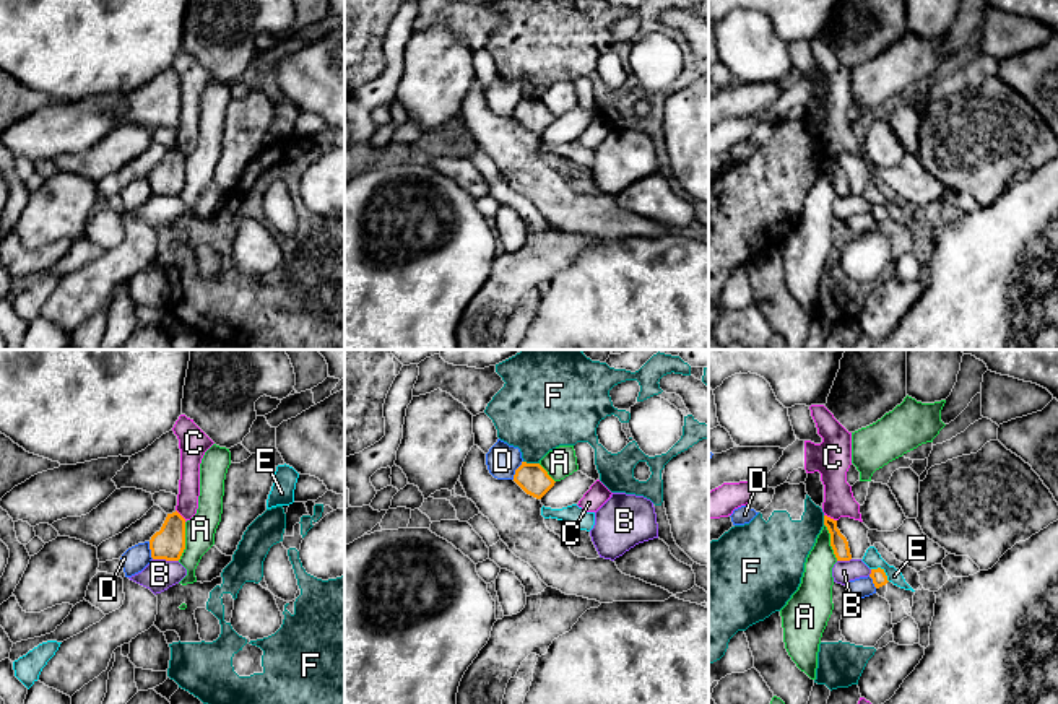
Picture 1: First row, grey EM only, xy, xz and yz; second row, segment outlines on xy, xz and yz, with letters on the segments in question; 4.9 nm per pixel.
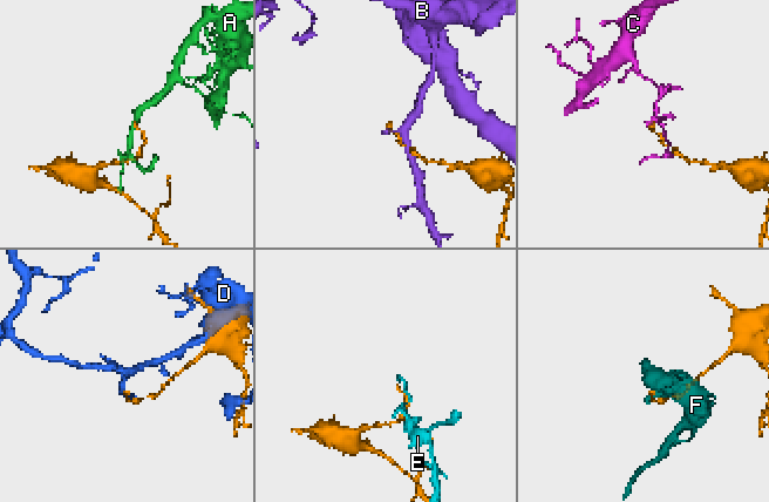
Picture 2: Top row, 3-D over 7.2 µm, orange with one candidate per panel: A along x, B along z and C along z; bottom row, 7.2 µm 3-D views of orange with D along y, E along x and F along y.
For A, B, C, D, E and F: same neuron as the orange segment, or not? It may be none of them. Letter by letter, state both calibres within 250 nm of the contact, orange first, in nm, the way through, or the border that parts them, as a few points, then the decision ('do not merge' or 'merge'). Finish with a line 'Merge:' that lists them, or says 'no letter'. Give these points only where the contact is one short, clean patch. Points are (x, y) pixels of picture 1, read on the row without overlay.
A: 160 nm thick on the orange side, 150 nm on the other; border along xy (186, 158), (186, 184), (177, 195); do not merge
B: 160 nm thick on the orange side, 160 nm on the other; do not merge
C: 90 nm thick on the orange side, 150 nm on the other; do not merge
D: 150 nm thick on the orange side, 160 nm on the other; do not merge
E: 70 nm thick on the orange side, 90 nm on the other; border along yz (871, 204), (880, 204), (889, 217); do not merge
F: 150 nm thick on the orange side, 380 nm on the other; do not merge
Merge: no letter

